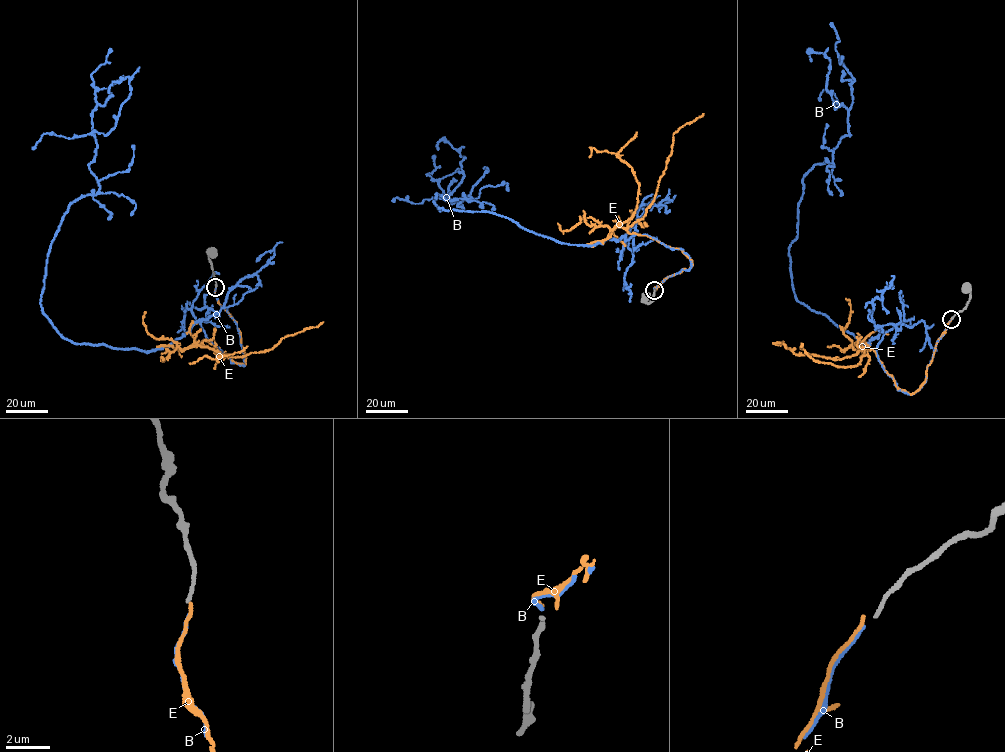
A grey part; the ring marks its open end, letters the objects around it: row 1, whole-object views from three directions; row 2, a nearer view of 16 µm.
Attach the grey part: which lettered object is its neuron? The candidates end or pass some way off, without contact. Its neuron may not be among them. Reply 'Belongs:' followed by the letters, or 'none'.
Belongs: B

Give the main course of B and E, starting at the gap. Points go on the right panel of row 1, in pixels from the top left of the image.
B: (951, 319), (906, 393), (883, 332), (861, 343), (796, 299), (804, 174), (849, 133), (829, 58), (811, 61)
E: (951, 319), (925, 381), (911, 394), (896, 387), (874, 349), (857, 365), (840, 367), (812, 359), (801, 343)

